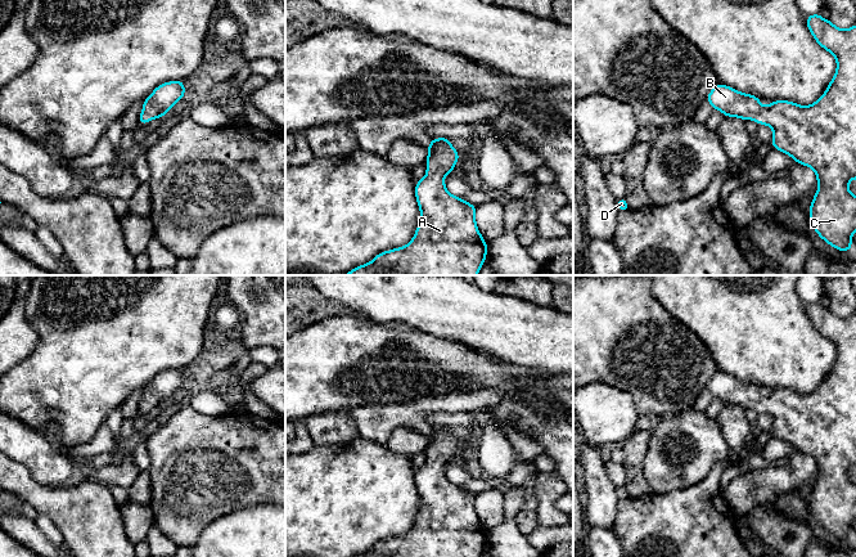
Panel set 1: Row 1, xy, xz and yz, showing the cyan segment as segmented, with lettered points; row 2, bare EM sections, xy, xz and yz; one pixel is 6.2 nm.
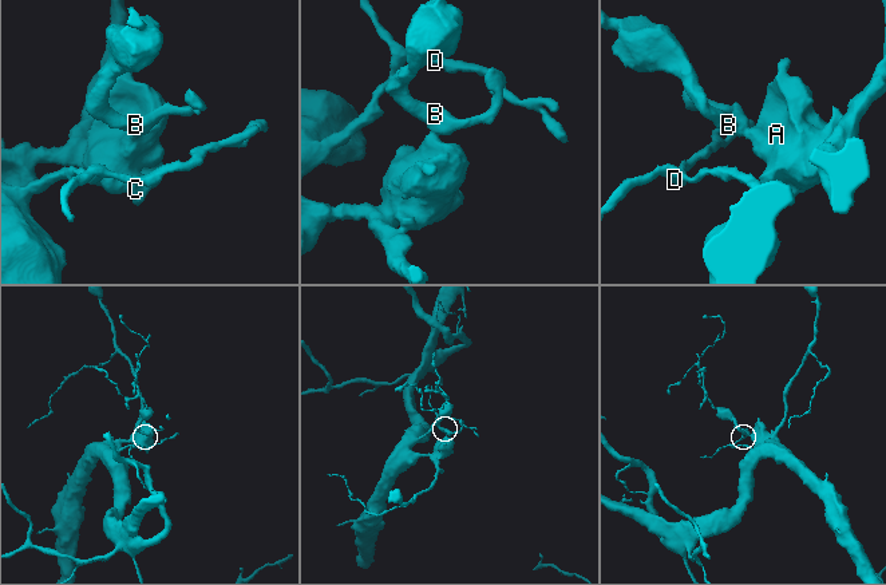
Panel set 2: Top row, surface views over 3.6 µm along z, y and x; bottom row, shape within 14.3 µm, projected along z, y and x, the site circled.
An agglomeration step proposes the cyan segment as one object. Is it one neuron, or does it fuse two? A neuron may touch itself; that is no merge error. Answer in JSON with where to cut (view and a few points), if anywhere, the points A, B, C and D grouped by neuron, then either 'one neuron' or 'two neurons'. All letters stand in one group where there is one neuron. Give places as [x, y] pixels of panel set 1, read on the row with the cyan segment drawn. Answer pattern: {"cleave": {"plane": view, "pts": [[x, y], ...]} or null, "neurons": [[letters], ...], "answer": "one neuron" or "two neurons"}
{"cleave": null, "neurons": [["A", "B", "C", "D"]], "answer": "one neuron"}

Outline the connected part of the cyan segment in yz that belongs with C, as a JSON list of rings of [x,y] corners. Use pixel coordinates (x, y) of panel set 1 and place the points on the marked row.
[[[819,13],[806,17],[806,24],[815,41],[837,60],[837,71],[830,84],[814,104],[775,100],[762,107],[756,95],[740,93],[720,82],[708,93],[706,100],[725,117],[753,120],[758,125],[770,126],[774,130],[772,148],[815,171],[819,188],[808,207],[812,228],[829,246],[846,252],[852,250],[851,238],[856,232],[856,196],[848,190],[848,183],[856,179],[856,24],[842,30]]]

